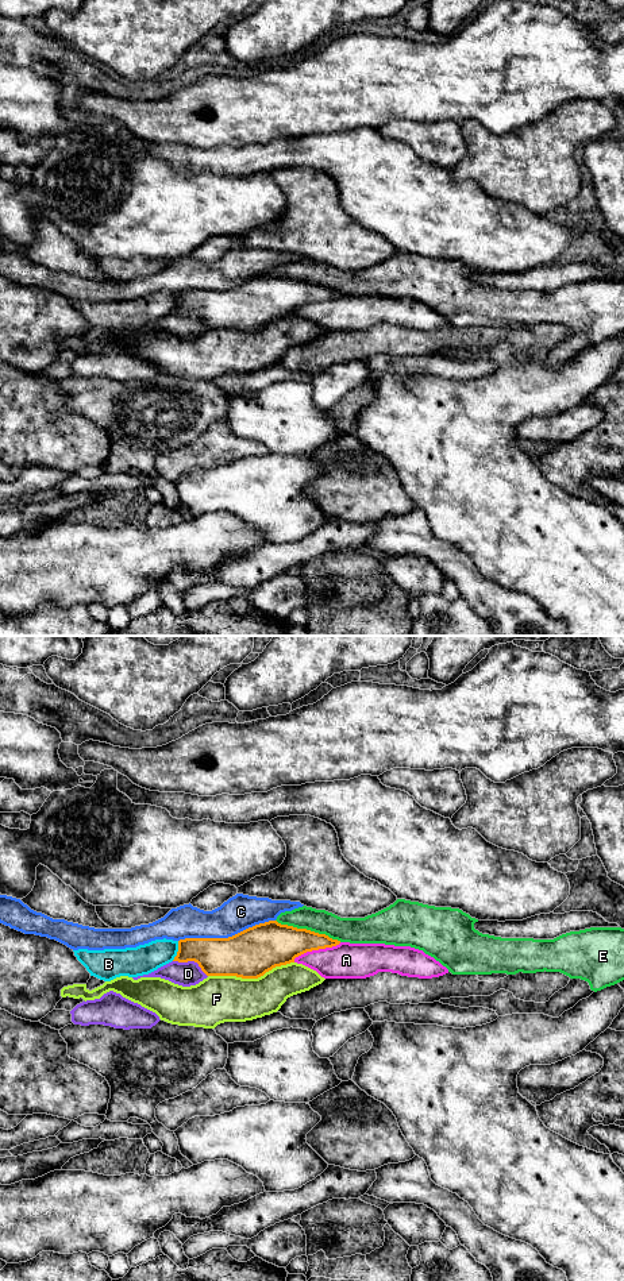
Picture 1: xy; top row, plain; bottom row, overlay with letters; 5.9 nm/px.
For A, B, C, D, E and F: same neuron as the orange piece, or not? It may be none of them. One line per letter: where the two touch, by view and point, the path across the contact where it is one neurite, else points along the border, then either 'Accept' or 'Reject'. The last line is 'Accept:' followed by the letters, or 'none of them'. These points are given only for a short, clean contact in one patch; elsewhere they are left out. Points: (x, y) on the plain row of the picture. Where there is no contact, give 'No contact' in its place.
A: Touches orange at xy (316, 301). Reject
B: Touches orange at xy (178, 303). Reject
C: Touches orange at xy (226, 290). Reject
D: Touches orange at xy (192, 312). Reject
E: Touches orange at xy (308, 282). Reject
F: Touches orange at xy (250, 330). Reject
Accept: none of them

